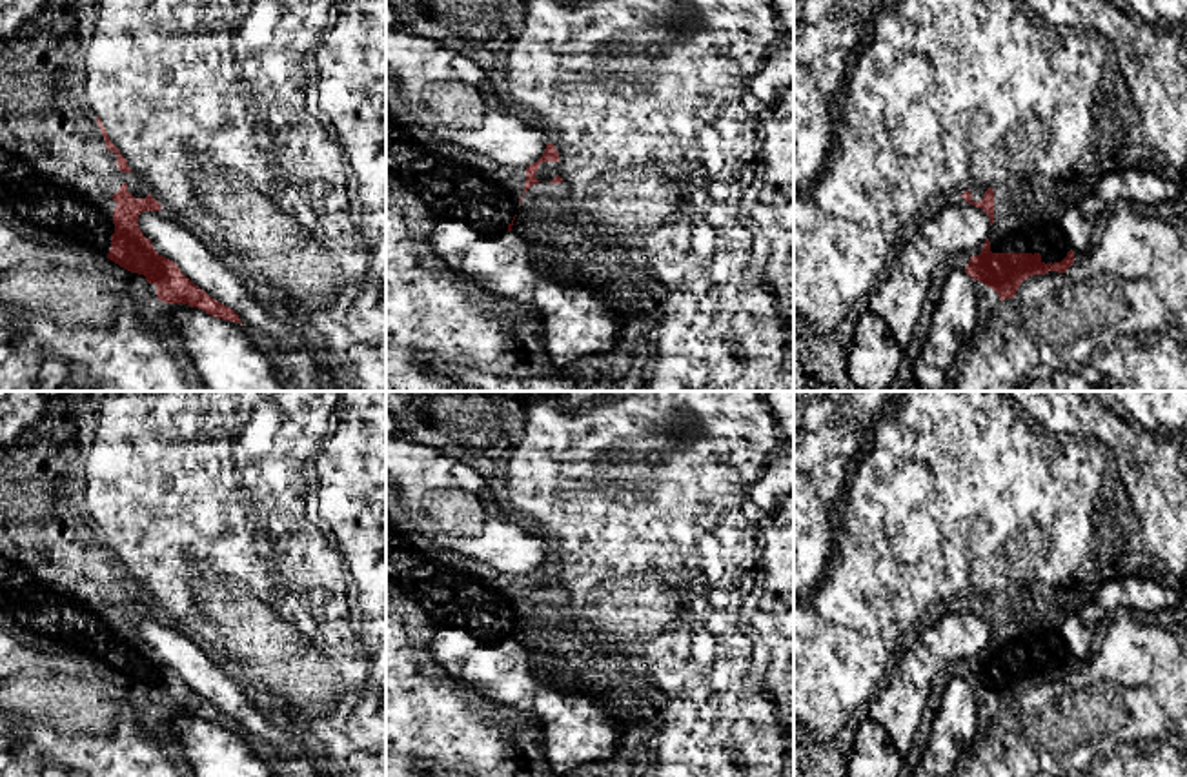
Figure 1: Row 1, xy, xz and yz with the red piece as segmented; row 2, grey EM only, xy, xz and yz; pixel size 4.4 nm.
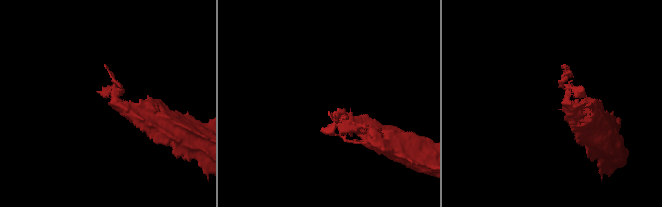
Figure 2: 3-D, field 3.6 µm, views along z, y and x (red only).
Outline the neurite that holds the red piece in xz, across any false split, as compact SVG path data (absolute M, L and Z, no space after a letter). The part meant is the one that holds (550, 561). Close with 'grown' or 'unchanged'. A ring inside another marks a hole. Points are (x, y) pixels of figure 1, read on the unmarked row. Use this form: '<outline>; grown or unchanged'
M386 510L386 593L410 599L439 626L464 628L475 635L512 639L524 600L541 588L535 580L543 570L559 570L553 551L528 575L506 573L448 548L422 544L406 519Z; grown

